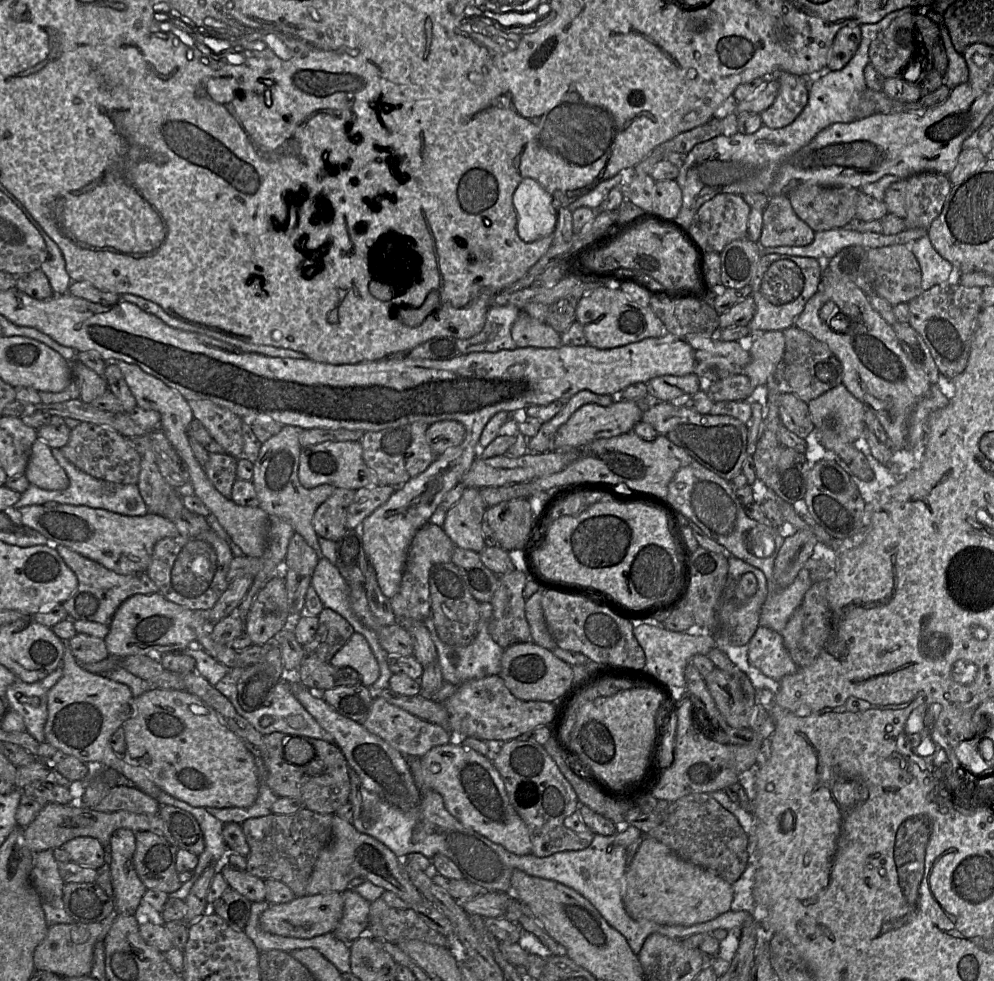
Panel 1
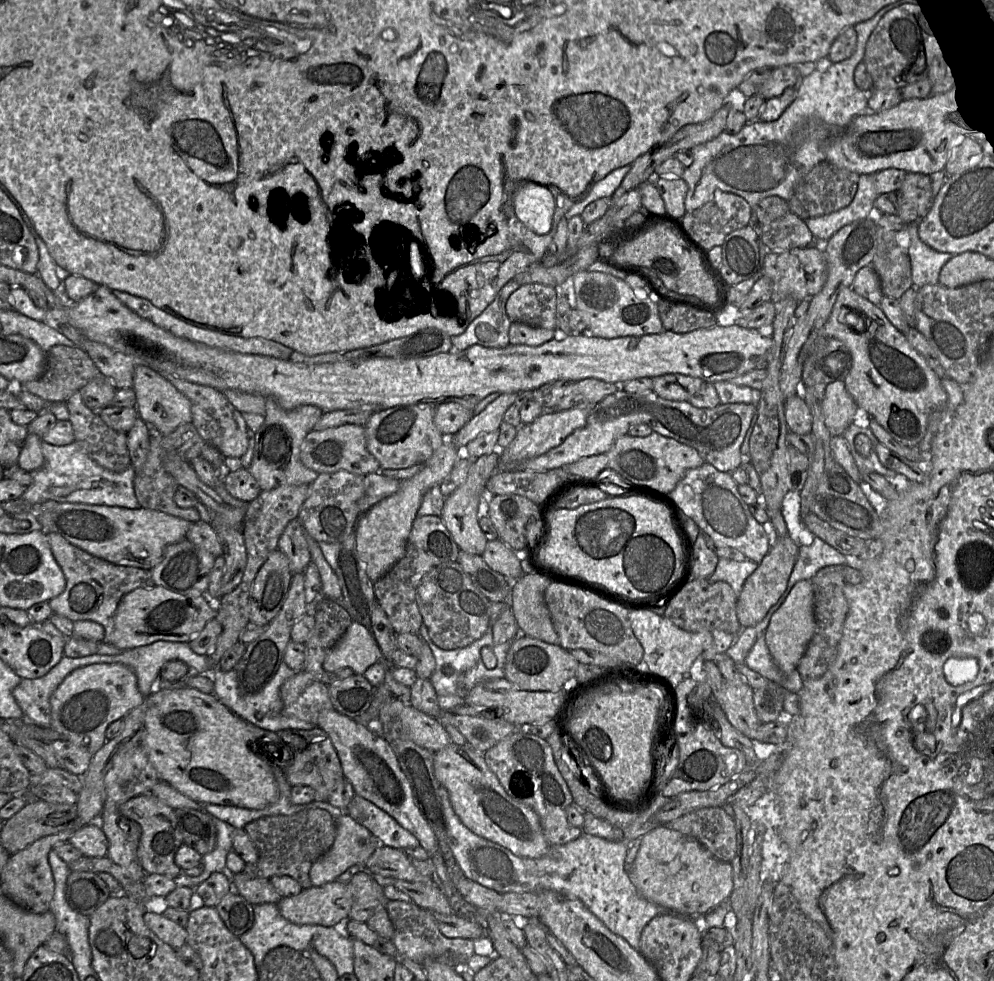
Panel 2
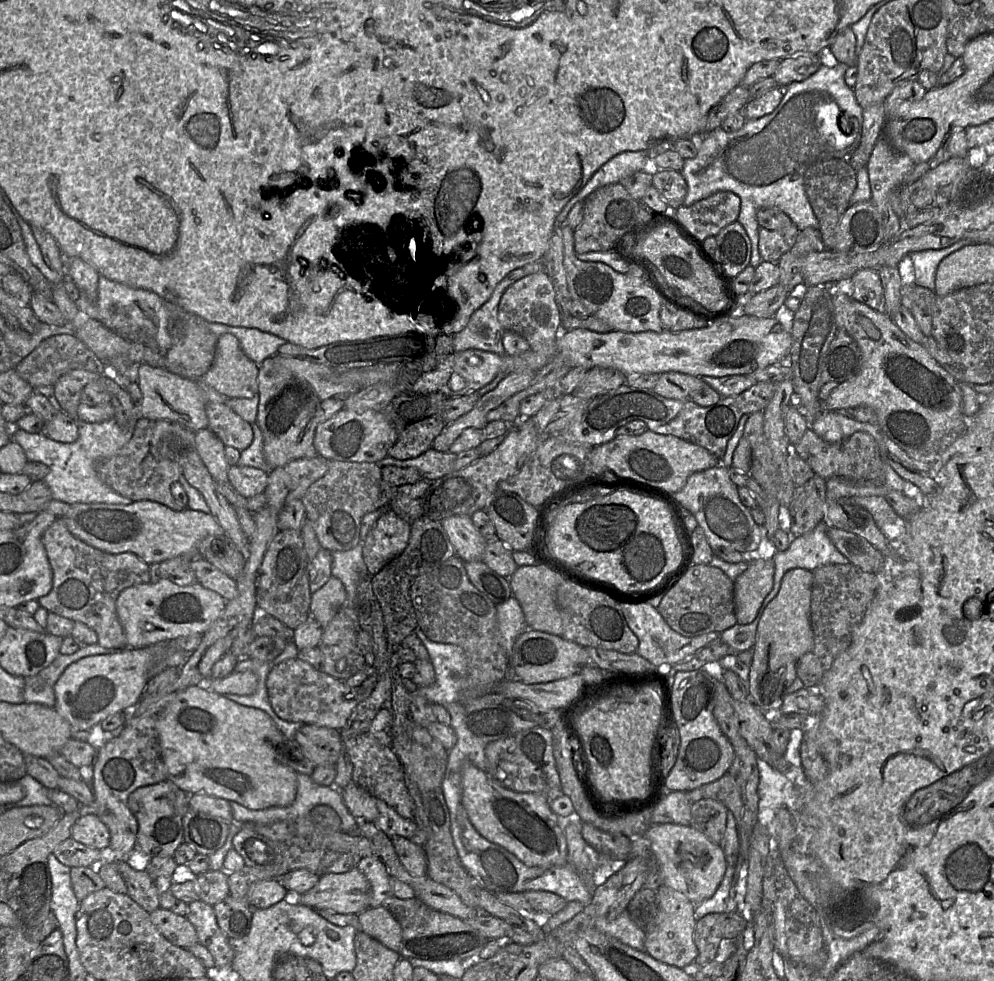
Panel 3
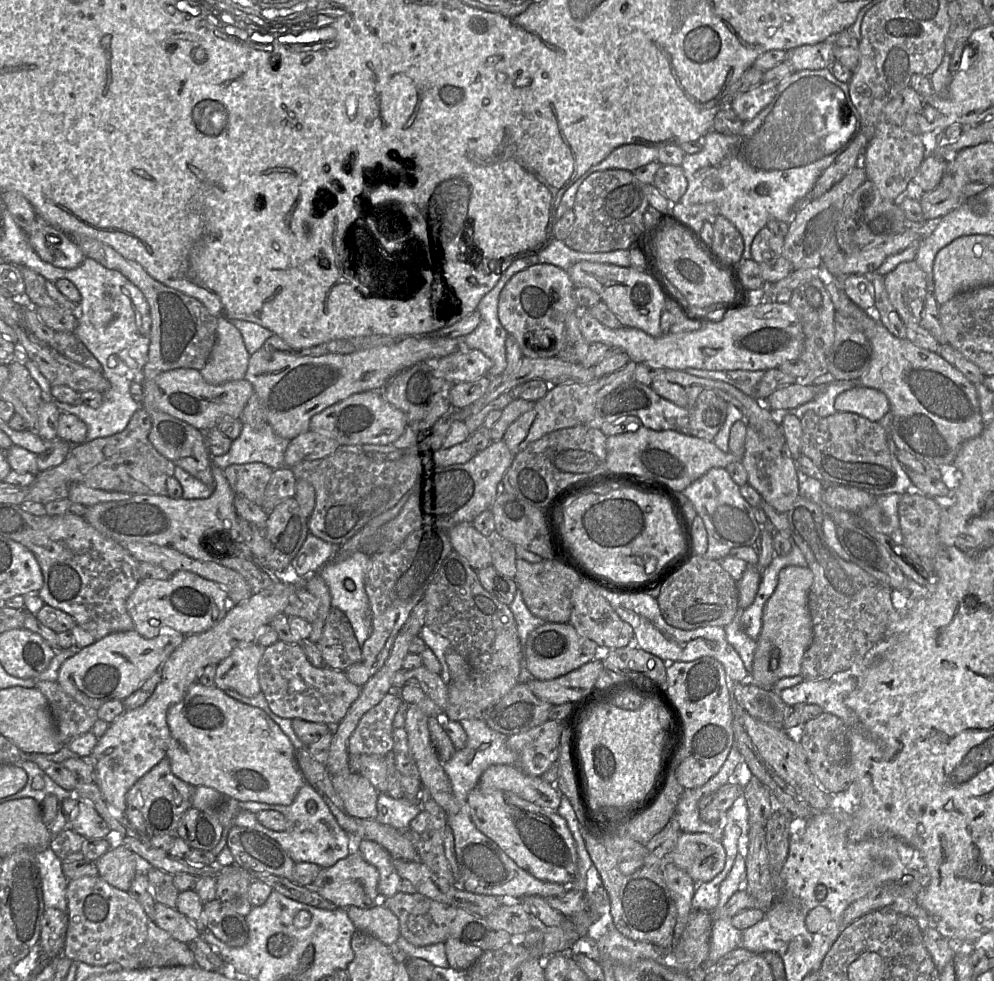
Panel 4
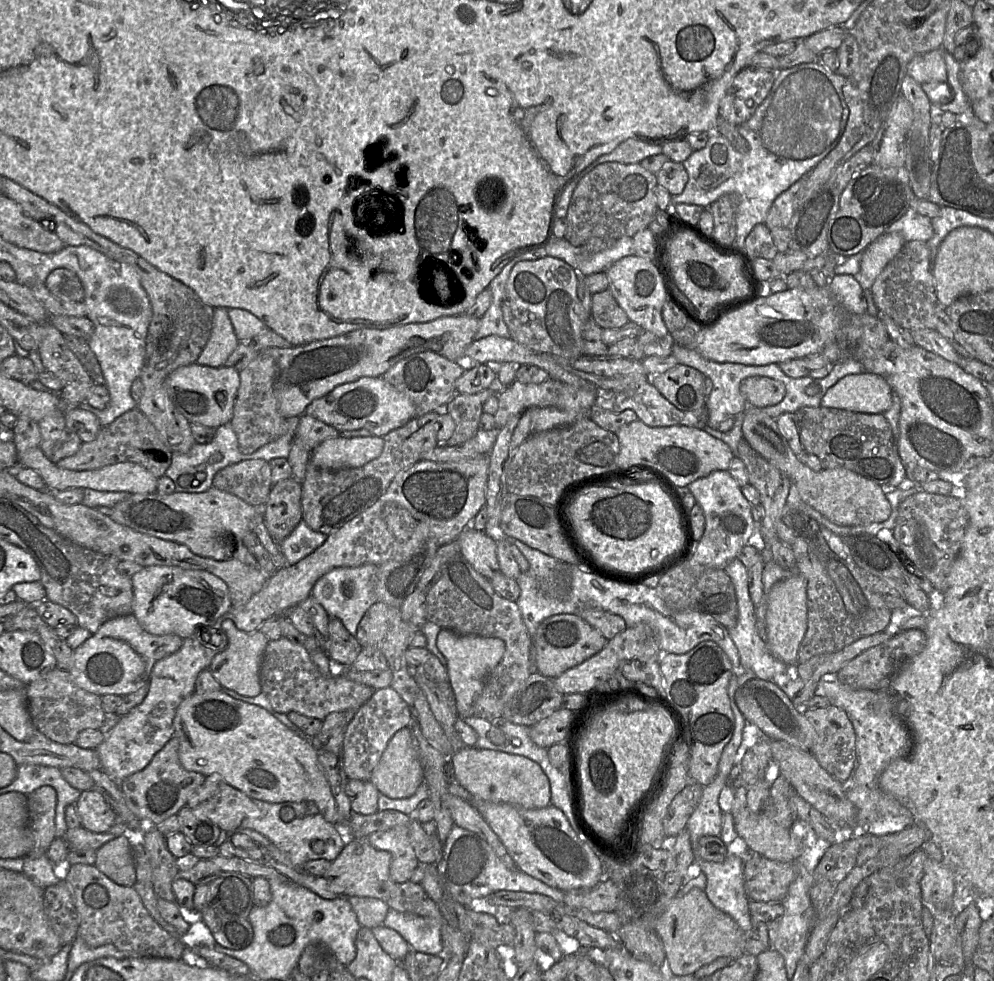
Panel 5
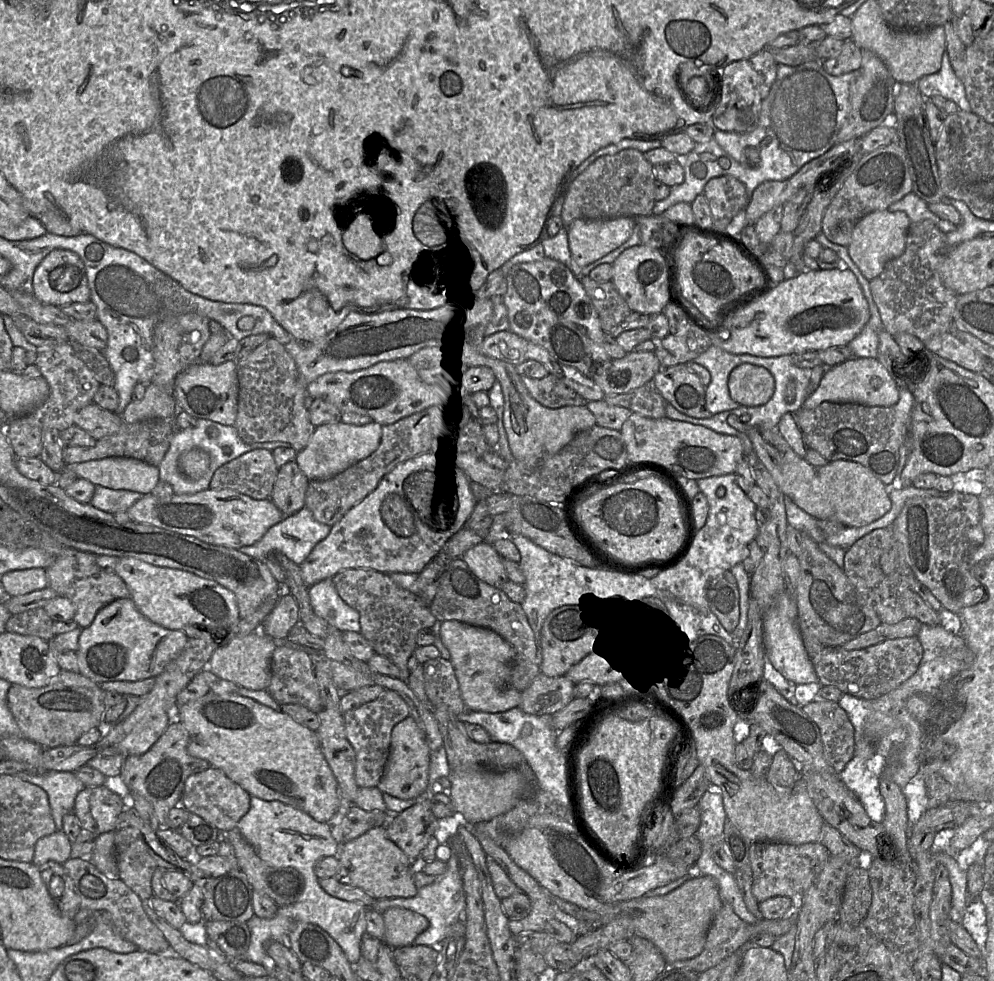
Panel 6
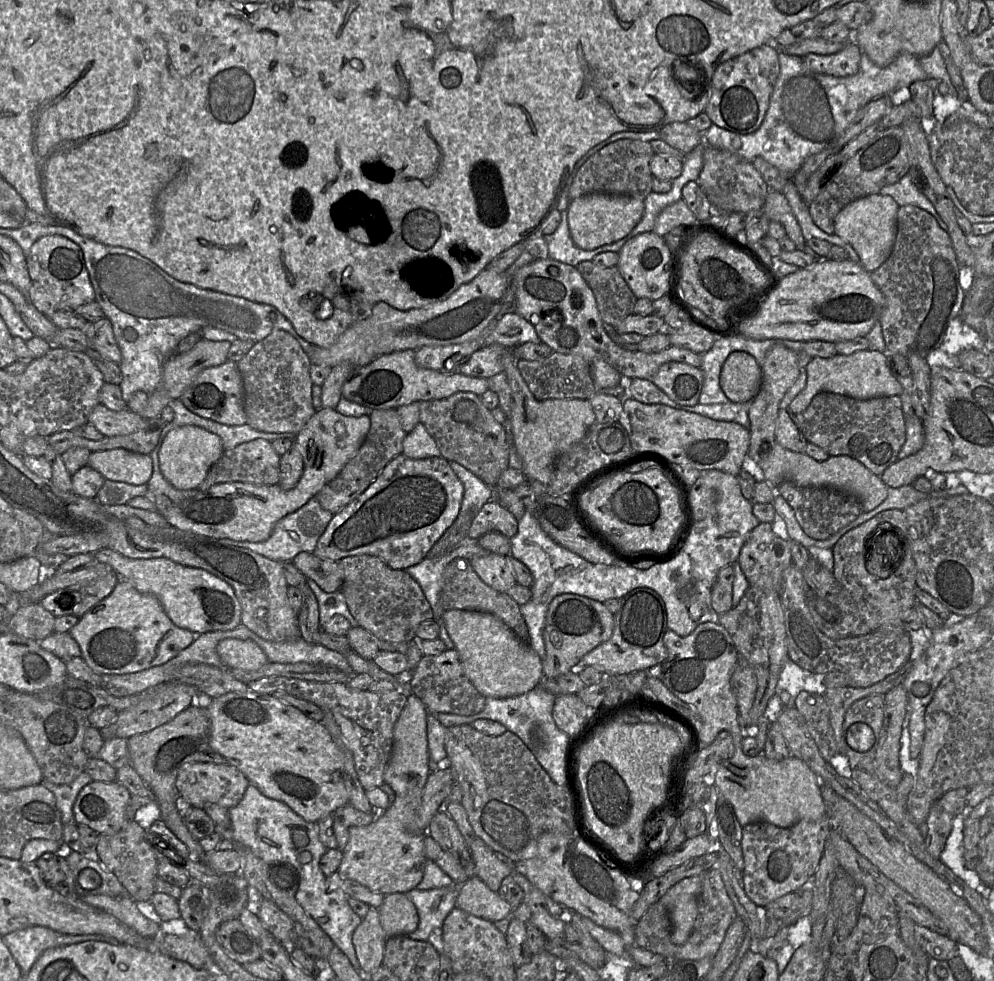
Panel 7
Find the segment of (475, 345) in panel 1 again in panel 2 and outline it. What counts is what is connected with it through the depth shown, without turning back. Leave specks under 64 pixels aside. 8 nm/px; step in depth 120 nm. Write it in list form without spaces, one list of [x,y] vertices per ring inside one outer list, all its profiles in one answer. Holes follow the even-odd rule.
[[[514,279],[506,283],[494,301],[470,323],[463,334],[451,337],[453,350],[462,351],[473,345],[497,349],[510,345],[512,321],[506,313],[506,303],[520,286]]]

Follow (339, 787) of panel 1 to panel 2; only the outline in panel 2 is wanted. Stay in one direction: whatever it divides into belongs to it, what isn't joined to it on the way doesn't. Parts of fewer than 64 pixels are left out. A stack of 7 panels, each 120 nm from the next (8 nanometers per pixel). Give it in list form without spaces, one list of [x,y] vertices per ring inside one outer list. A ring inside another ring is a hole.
[[[318,726],[310,730],[285,729],[276,733],[295,750],[293,764],[283,769],[288,783],[292,787],[310,786],[316,791],[315,800],[328,801],[336,783],[344,777],[340,759],[329,735]],[[301,737],[307,741],[304,750],[300,750]]]

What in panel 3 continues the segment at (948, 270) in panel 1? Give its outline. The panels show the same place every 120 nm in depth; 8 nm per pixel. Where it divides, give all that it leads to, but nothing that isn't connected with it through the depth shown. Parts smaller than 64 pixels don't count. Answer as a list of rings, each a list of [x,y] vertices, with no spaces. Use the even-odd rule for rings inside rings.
[[[963,239],[946,248],[942,248],[938,250],[923,250],[923,251],[919,251],[919,252],[910,254],[910,257],[912,259],[913,266],[914,266],[916,285],[924,287],[924,288],[928,288],[934,291],[936,271],[937,271],[938,265],[941,262],[941,260],[945,258],[946,256],[948,256],[949,254],[955,252],[956,250],[968,244],[977,244],[977,243],[972,243],[970,240]]]

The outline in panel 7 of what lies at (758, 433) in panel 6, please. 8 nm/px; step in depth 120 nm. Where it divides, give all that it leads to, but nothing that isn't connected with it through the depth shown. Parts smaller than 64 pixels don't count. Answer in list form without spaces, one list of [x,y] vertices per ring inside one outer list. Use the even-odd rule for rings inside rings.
[[[775,442],[768,452],[761,453],[757,465],[763,472],[764,479],[773,487],[783,482],[792,482],[800,487],[831,488],[856,497],[862,512],[870,512],[887,498],[887,486],[881,478],[873,474],[859,461],[846,455],[829,456],[825,461],[817,461],[805,453],[797,453]]]

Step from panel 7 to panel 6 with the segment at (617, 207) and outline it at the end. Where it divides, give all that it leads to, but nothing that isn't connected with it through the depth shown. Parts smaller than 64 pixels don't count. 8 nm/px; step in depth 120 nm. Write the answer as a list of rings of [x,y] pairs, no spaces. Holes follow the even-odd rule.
[[[635,217],[575,220],[567,228],[573,259],[570,270],[581,281],[582,269],[625,243],[632,235],[635,226]]]

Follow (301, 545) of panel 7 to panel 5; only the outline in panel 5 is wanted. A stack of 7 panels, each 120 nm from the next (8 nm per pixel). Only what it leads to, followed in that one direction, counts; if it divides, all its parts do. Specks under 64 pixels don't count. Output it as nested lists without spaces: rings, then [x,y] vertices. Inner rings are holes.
[[[302,520],[291,534],[280,542],[287,566],[295,565],[301,559],[310,555],[320,547],[327,538],[328,535],[312,530],[306,522]]]

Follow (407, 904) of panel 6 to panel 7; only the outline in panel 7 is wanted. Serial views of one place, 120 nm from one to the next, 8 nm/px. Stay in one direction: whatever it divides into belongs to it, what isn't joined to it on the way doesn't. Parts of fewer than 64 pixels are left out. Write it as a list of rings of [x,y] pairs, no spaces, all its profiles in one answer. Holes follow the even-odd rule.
[[[458,887],[413,889],[405,894],[415,905],[419,916],[416,930],[407,937],[430,942],[429,936],[435,929],[442,927],[445,918],[456,907]]]

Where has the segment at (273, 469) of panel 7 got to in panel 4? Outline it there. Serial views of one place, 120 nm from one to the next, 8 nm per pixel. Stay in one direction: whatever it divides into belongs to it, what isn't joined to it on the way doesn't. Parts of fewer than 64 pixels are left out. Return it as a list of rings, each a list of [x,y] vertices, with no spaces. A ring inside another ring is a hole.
[[[264,463],[234,464],[224,470],[224,475],[236,495],[262,505],[264,492],[273,470]]]

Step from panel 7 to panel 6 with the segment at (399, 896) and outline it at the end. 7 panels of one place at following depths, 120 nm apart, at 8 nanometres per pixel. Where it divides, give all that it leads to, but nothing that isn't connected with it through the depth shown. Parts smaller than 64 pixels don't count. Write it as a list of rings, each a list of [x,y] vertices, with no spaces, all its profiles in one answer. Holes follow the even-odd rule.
[[[392,907],[382,916],[385,925],[383,943],[393,949],[412,945],[415,938],[429,927],[424,916],[407,908]]]

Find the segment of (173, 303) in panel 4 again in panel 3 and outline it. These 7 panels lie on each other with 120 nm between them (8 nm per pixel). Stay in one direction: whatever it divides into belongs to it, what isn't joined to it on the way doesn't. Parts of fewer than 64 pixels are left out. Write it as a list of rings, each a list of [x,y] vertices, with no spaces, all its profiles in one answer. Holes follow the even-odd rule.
[[[166,302],[166,308],[168,332],[171,337],[171,346],[165,354],[166,369],[187,378],[200,379],[214,361],[219,337],[209,329],[209,323],[200,316],[169,302]]]

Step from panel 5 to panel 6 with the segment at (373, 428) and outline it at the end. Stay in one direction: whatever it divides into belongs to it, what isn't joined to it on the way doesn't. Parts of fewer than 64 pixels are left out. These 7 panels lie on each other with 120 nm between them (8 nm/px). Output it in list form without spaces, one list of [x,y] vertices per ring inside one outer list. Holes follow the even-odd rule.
[[[408,359],[379,362],[354,372],[329,372],[307,384],[306,388],[309,397],[326,400],[341,414],[350,412],[369,416],[381,426],[425,411],[441,398],[439,390],[431,389],[419,379]]]

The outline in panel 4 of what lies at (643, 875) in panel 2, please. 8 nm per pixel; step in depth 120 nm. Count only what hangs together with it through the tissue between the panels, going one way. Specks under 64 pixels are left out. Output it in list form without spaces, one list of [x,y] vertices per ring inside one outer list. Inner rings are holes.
[[[682,832],[675,848],[665,856],[665,862],[673,862],[695,883],[715,878],[722,871],[725,859],[722,843],[708,833]]]

